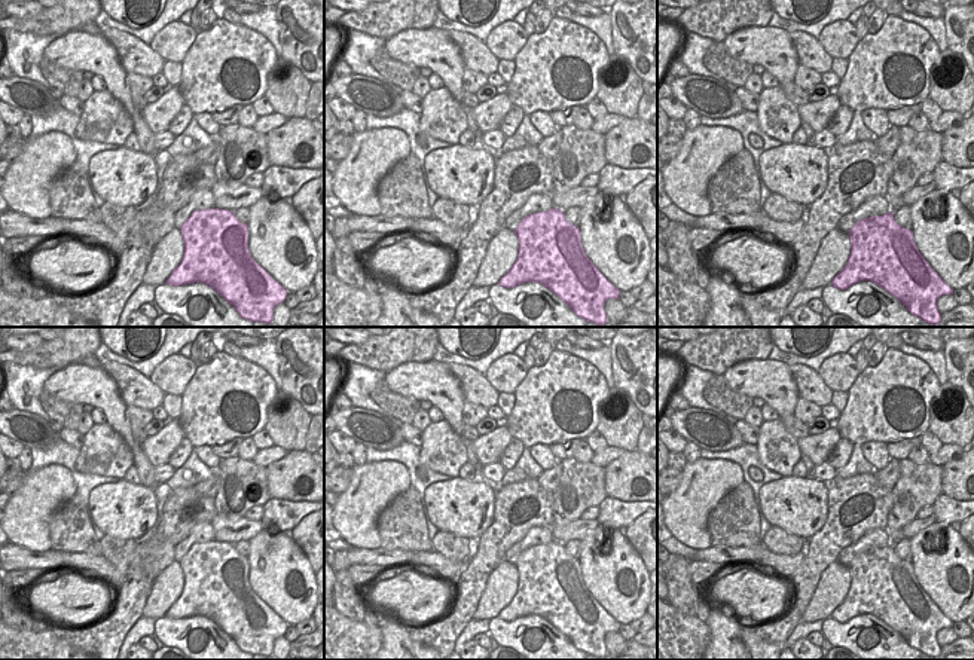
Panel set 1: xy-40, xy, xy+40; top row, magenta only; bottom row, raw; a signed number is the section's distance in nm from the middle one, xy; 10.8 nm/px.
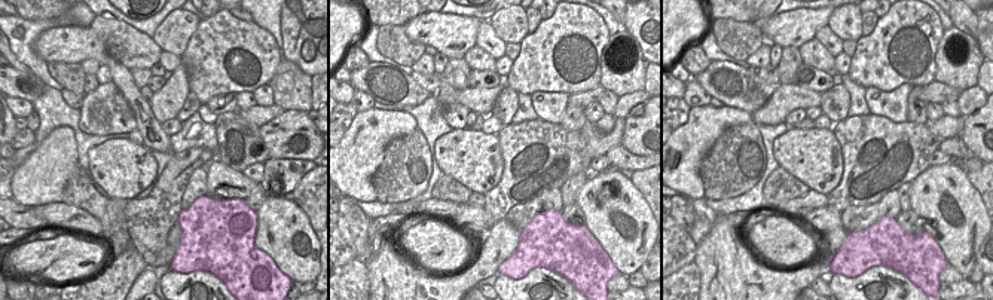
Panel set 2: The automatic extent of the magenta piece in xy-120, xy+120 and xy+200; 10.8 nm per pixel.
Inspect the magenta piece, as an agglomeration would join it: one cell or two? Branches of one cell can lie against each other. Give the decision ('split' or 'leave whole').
split

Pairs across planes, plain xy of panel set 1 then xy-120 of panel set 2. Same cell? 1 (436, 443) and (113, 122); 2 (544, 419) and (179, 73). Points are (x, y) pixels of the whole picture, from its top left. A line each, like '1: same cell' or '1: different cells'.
1: same cell
2: different cells

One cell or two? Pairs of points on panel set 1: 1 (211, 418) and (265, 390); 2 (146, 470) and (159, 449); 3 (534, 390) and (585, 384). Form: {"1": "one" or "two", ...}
{"1": "one", "2": "two", "3": "one"}

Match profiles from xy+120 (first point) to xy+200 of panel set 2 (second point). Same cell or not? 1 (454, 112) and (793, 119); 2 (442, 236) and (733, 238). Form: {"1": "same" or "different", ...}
{"1": "same", "2": "different"}

